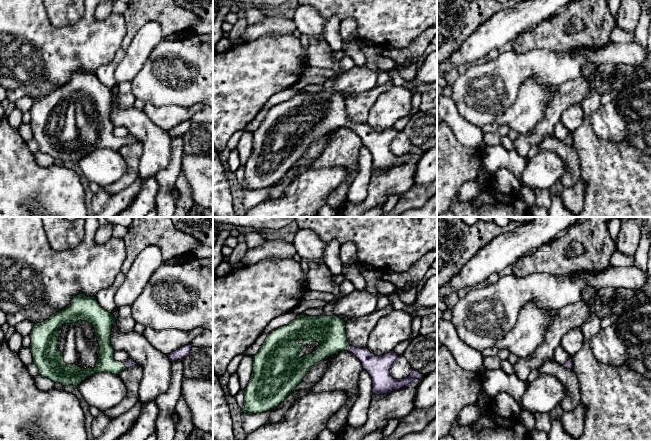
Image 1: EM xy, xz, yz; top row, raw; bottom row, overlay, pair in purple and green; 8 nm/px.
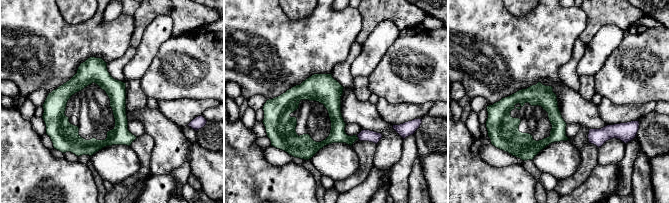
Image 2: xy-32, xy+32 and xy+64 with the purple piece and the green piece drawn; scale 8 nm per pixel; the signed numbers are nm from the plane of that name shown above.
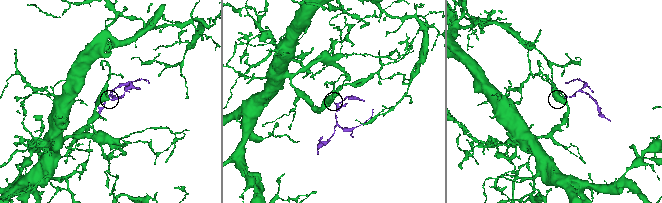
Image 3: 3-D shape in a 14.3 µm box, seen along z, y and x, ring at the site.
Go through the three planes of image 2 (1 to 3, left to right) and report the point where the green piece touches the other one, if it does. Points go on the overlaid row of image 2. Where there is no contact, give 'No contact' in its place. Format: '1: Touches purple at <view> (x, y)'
1: No contact
2: No contact
3: No contact

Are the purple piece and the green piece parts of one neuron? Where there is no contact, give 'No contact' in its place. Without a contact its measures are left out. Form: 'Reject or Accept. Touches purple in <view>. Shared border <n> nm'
Accept. Touches purple in xy. Shared border 50 nm

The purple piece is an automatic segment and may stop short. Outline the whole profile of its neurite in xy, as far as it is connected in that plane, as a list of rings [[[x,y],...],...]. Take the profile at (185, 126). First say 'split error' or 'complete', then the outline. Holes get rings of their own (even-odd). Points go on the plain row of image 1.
complete | [[[184,121],[181,124],[179,124],[176,127],[173,127],[170,130],[167,130],[169,136],[171,138],[177,137],[177,136],[182,136],[183,134],[185,134],[186,132],[188,132],[191,128],[192,125],[192,121]]]

